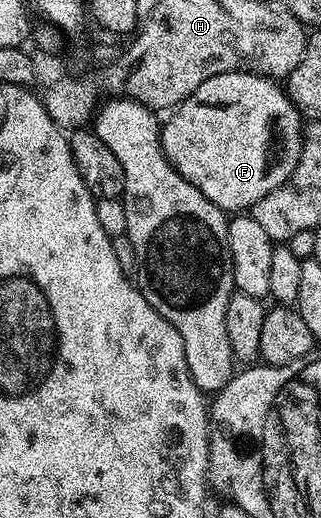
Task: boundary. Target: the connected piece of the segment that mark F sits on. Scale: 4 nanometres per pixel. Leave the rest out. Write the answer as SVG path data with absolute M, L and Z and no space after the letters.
M249 70L209 76L197 92L180 102L170 114L171 119L162 123L159 132L165 156L178 174L185 176L193 188L197 188L224 212L250 211L265 196L269 196L269 192L284 186L291 180L303 151L305 122L299 109L287 97L286 89L278 81Z

